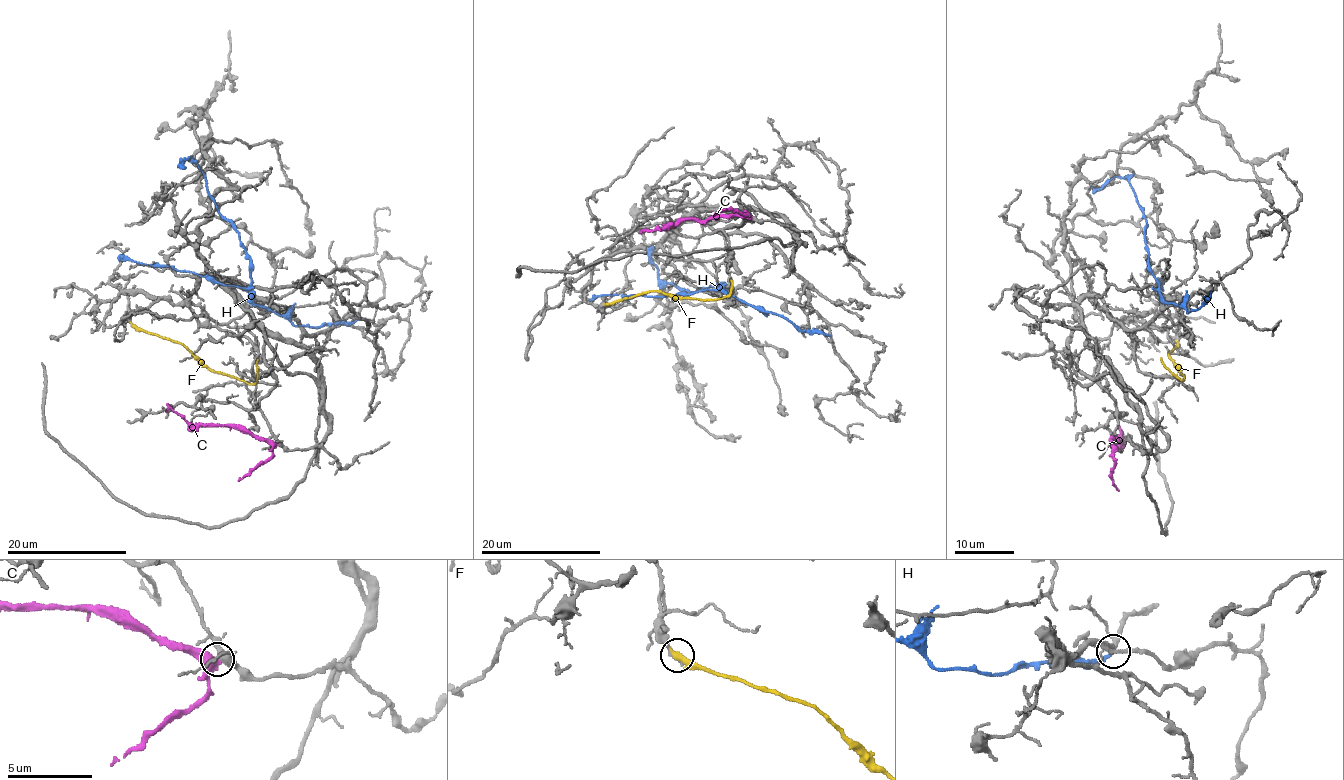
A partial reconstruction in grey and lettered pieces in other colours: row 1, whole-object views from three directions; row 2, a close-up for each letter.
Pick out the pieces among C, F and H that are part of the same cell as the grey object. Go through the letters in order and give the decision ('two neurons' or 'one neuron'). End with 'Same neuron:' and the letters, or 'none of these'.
C: two neurons
F: two neurons
H: two neurons
Same neuron: none of these

